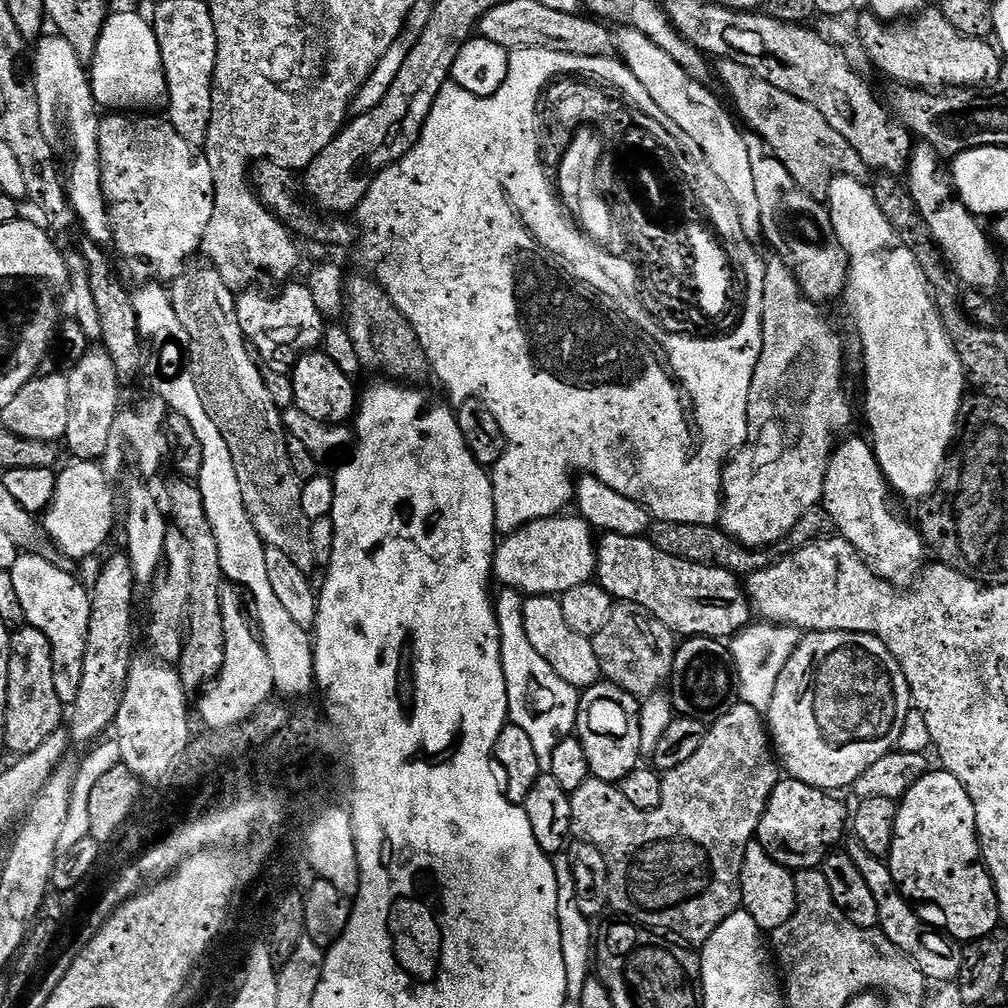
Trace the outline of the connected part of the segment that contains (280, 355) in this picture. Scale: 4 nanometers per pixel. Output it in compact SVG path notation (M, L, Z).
M304 282L286 285L276 297L248 291L252 290L241 291L236 296L236 313L245 340L269 373L291 373L301 356L317 351L324 343L326 317L314 306L314 294L310 294Z

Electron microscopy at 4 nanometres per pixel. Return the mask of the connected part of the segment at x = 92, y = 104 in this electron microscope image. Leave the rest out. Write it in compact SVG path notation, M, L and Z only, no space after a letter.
M59 34L45 35L35 41L36 57L30 60L30 75L32 85L36 88L38 102L40 103L40 113L46 122L52 122L59 112L64 112L64 120L68 123L68 144L72 147L72 165L66 168L66 191L68 200L72 203L72 211L78 224L84 227L87 239L91 243L101 246L107 245L113 239L112 218L108 201L104 199L104 187L102 186L102 166L100 165L100 122L101 113L98 111L96 99L92 96L92 82L89 69L85 61L74 54L74 46L66 42L66 38Z

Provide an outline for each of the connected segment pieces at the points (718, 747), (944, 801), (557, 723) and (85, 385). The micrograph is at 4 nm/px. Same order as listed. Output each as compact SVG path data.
M737 702L728 709L722 716L715 717L711 721L706 738L698 751L688 759L682 762L671 774L663 777L662 800L656 809L636 809L629 799L625 798L620 792L619 787L614 784L608 784L604 780L589 778L578 786L570 795L572 798L572 822L577 833L580 832L585 841L596 845L605 856L606 866L609 872L732 872L732 876L740 876L744 868L744 855L749 844L753 843L756 831L760 825L762 814L770 802L770 794L774 794L774 786L780 783L782 779L782 768L774 755L774 745L770 739L770 733L765 717L754 706L743 702Z
M929 770L899 801L894 822L894 842L886 863L897 889L909 901L929 900L944 915L943 931L957 942L971 942L996 931L1000 924L1000 907L992 873L984 867L980 854L980 835L976 833L974 802L962 782L943 770Z
M504 588L495 597L496 621L500 627L500 657L507 684L509 721L522 727L529 735L539 756L541 773L553 770L553 752L560 741L576 732L577 714L580 712L579 689L560 678L538 650L530 643L524 625L525 597L514 588Z
M100 346L89 350L82 362L75 364L67 373L67 378L70 386L70 422L66 422L63 443L68 444L76 460L99 461L110 446L112 427L122 407L122 381L116 375L110 354Z

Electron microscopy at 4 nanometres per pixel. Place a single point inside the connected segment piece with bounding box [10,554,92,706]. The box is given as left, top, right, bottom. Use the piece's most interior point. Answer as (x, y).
(53, 601)

